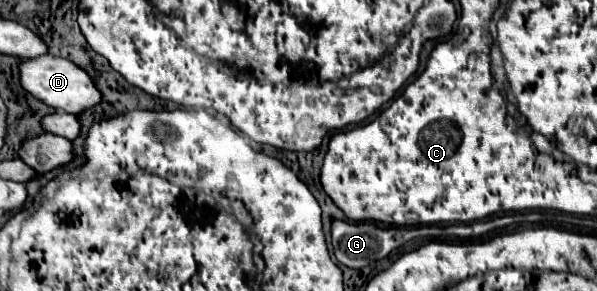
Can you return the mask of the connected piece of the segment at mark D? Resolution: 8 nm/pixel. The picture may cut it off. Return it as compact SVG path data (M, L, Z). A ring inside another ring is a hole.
M48 53L32 57L32 59L20 59L18 71L20 71L20 85L30 95L34 95L36 99L44 101L46 105L50 105L54 109L78 115L80 111L84 111L84 109L88 109L88 107L92 107L100 101L100 93L94 87L88 73L68 59L54 57L54 55L48 55Z

